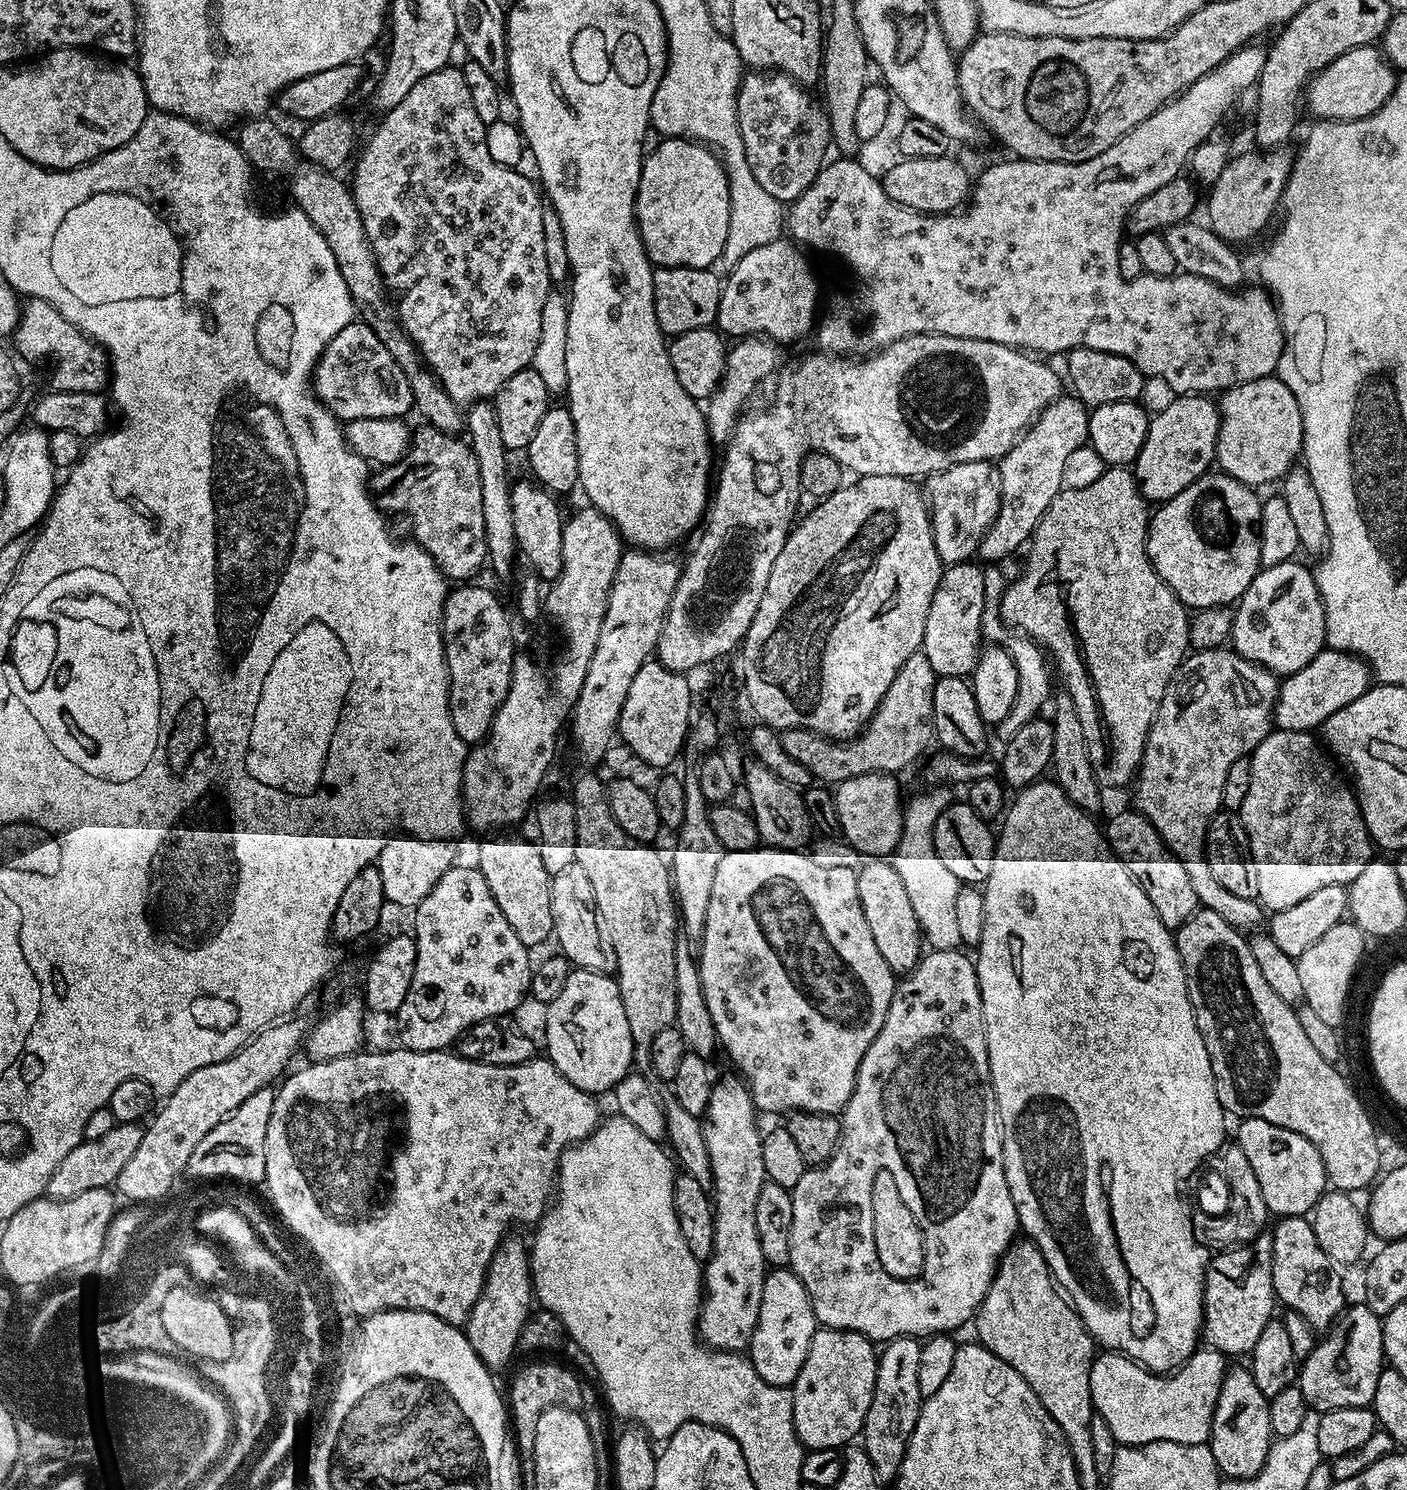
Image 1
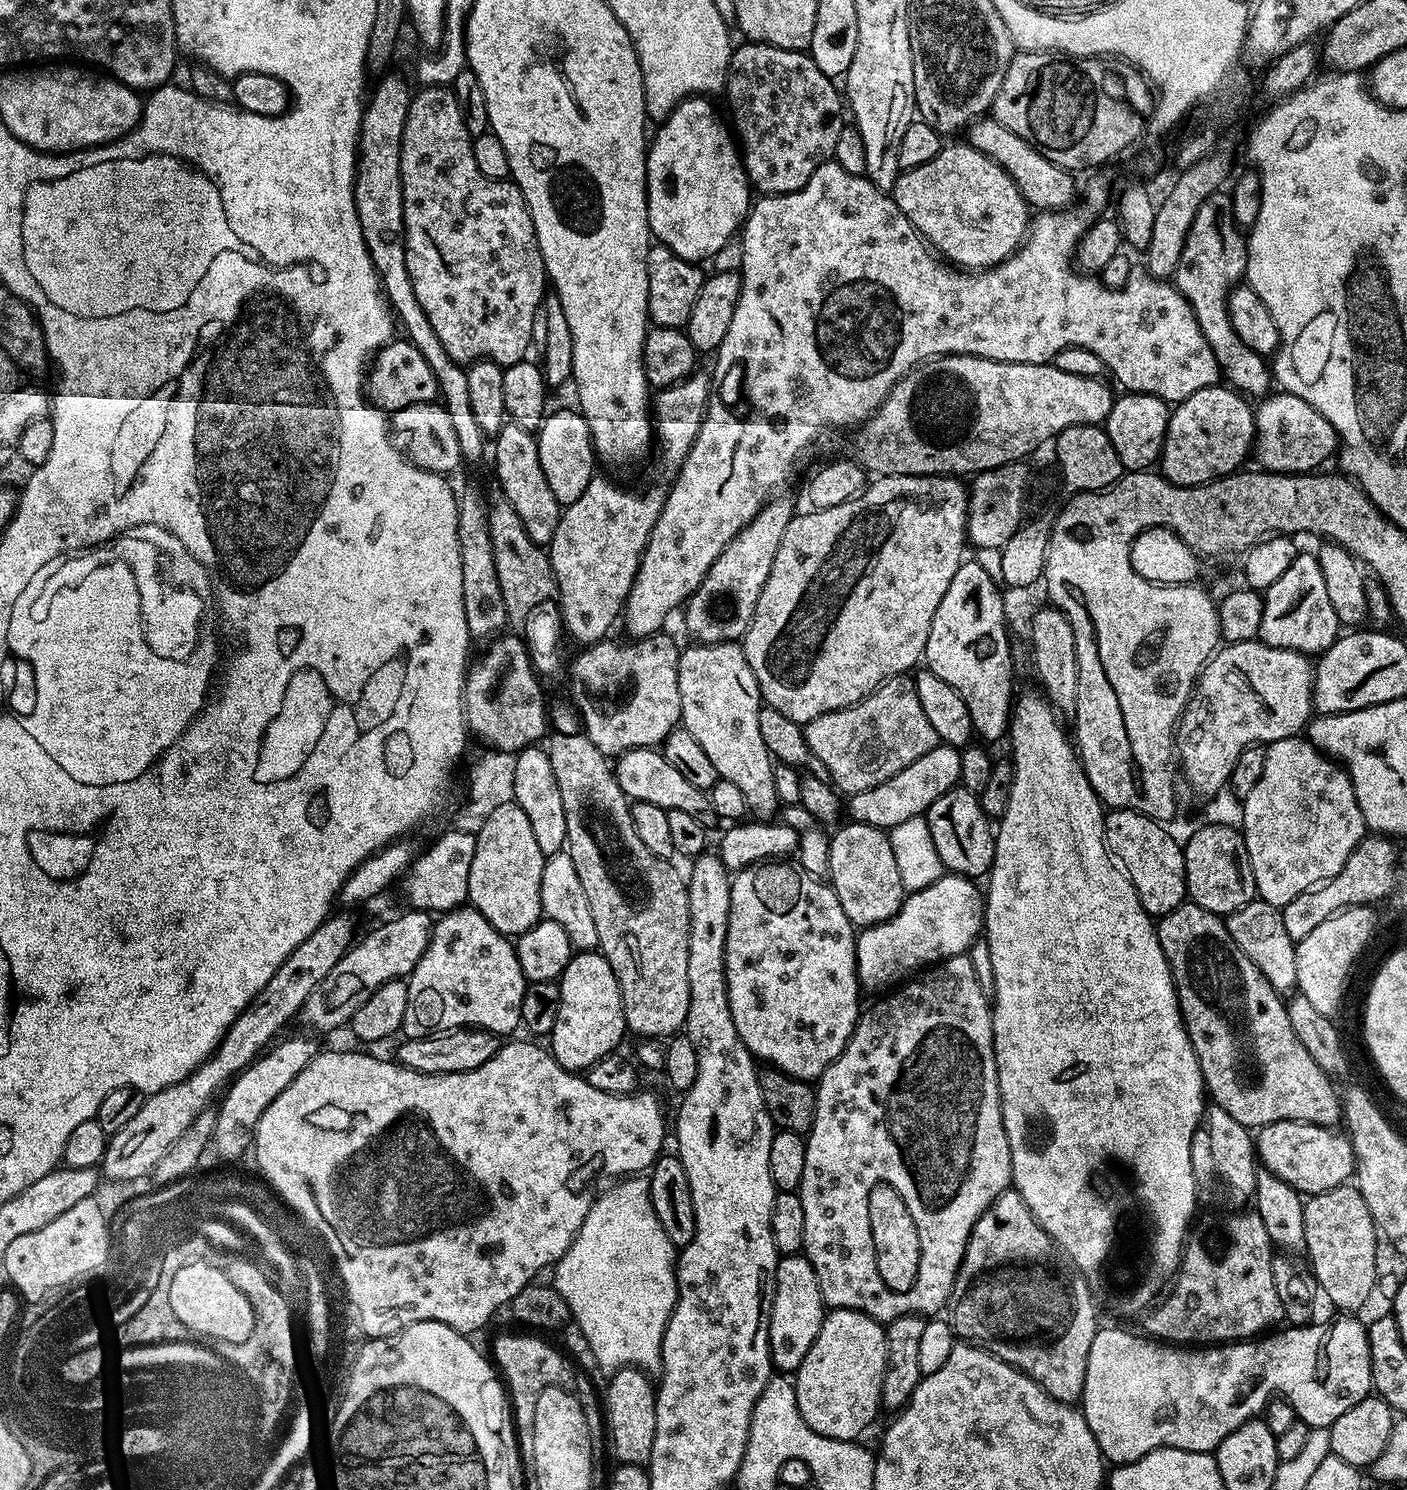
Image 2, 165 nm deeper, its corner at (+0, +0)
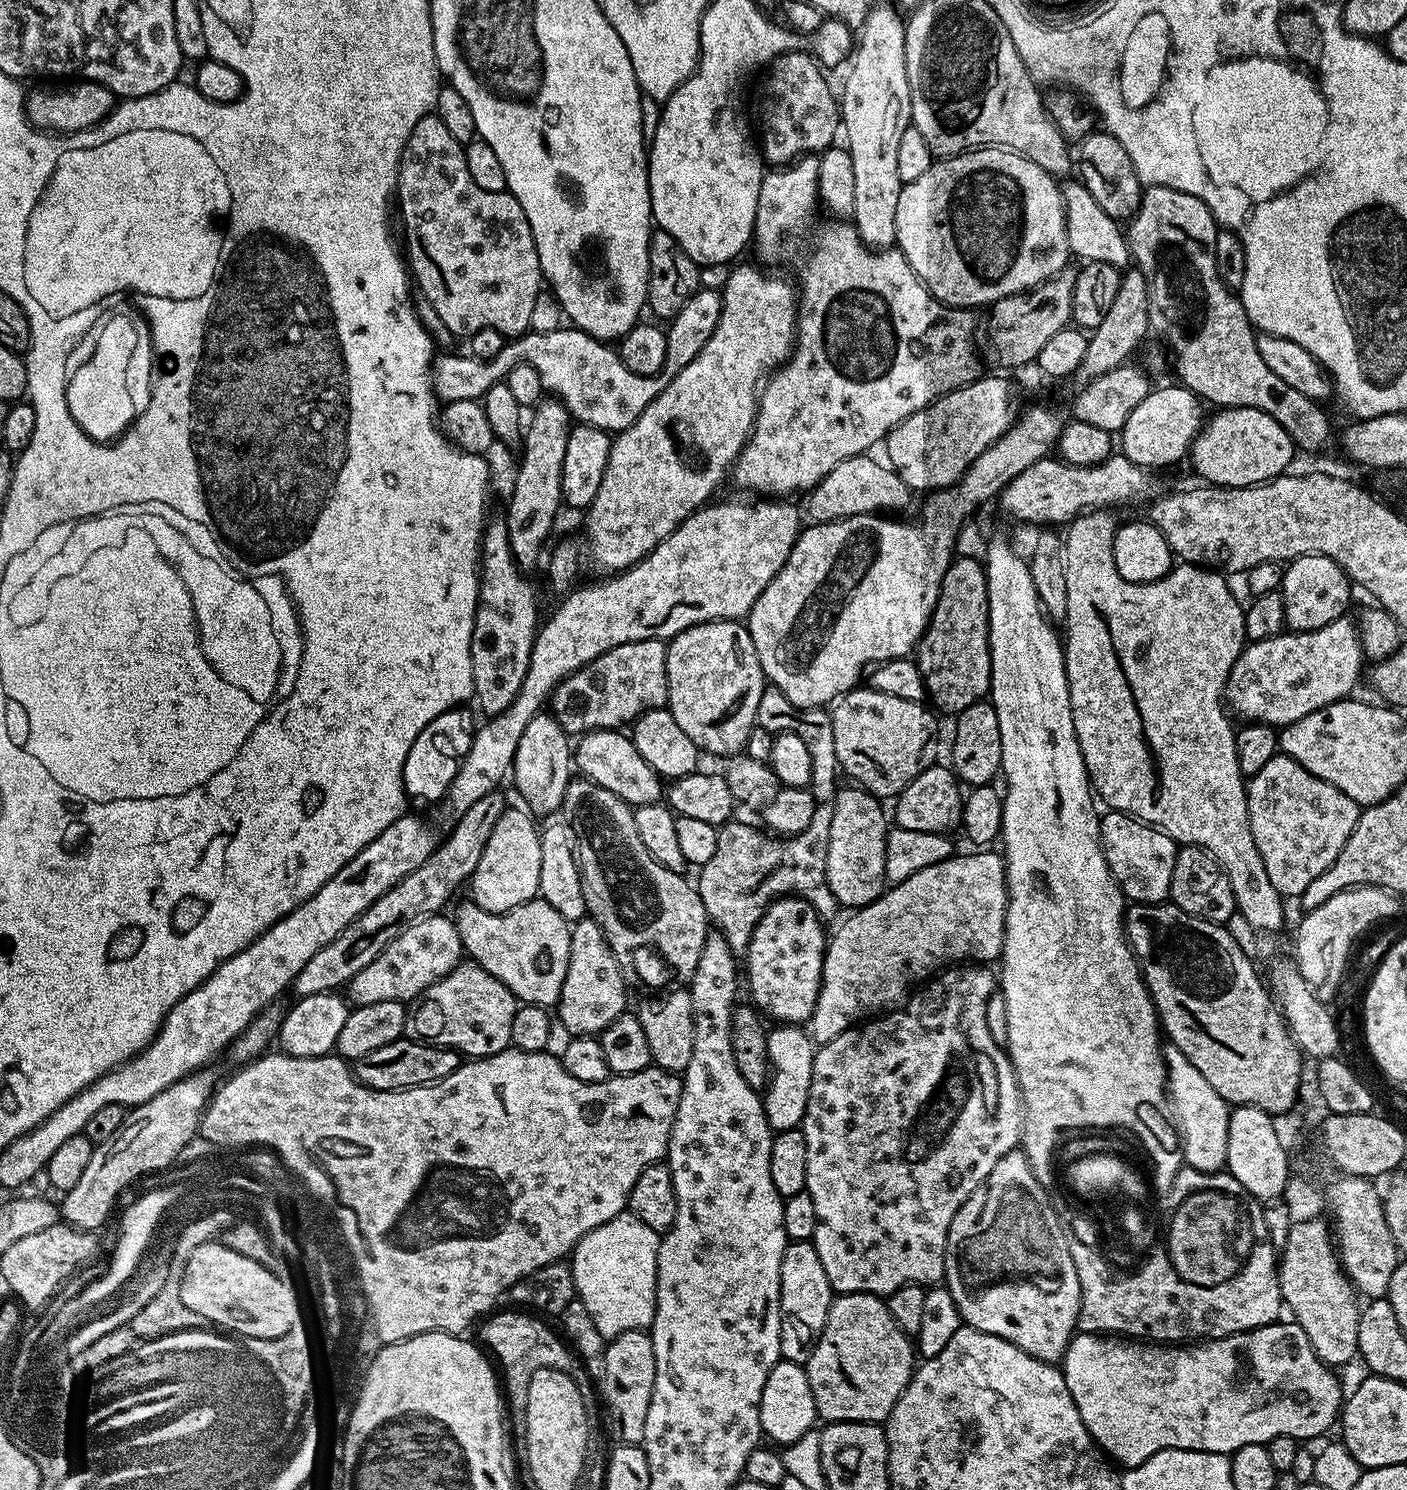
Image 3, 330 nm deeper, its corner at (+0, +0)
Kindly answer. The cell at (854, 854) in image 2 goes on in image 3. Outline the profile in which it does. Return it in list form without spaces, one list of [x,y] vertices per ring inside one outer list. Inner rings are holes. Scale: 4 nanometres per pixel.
[[[859,786],[841,787],[836,793],[834,805],[834,822],[830,822],[830,846],[826,850],[826,882],[830,886],[830,894],[834,894],[837,905],[841,909],[855,910],[883,896],[886,891],[886,842],[890,831],[890,820],[884,817],[884,808],[879,799]]]

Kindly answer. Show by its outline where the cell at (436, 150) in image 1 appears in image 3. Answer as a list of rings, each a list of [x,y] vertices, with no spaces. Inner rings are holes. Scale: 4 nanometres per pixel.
[[[429,114],[414,126],[410,138],[400,155],[400,173],[396,176],[395,199],[400,199],[400,216],[404,219],[404,236],[408,239],[408,252],[406,248],[406,260],[410,265],[411,275],[414,277],[414,284],[420,287],[419,295],[438,310],[438,318],[446,322],[446,330],[450,330],[453,337],[470,338],[478,330],[483,328],[493,328],[498,330],[506,338],[523,336],[529,331],[531,326],[531,314],[534,309],[535,299],[542,293],[542,277],[540,275],[540,263],[538,262],[538,250],[534,246],[534,234],[530,230],[530,222],[526,222],[526,214],[522,206],[515,200],[511,192],[491,192],[482,190],[482,186],[474,183],[474,178],[470,178],[470,170],[466,170],[466,154],[464,145],[458,142],[458,138],[450,135],[450,130],[440,121],[435,114]]]

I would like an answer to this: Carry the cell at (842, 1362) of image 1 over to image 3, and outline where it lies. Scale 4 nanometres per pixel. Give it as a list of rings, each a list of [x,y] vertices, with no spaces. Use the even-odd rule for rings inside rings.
[[[845,1292],[837,1295],[826,1318],[826,1330],[822,1330],[822,1338],[818,1338],[818,1346],[814,1346],[814,1354],[810,1354],[806,1365],[817,1417],[833,1424],[880,1424],[887,1421],[898,1398],[912,1381],[912,1373],[917,1364],[918,1352],[913,1341],[900,1329],[898,1322],[890,1314],[887,1303],[881,1297],[871,1296],[868,1292]]]

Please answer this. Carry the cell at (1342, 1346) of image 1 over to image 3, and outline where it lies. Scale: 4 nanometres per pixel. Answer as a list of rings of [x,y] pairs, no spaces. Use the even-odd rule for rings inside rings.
[[[1277,1322],[1255,1328],[1252,1332],[1239,1332],[1228,1336],[1225,1340],[1210,1340],[1196,1342],[1191,1346],[1165,1346],[1160,1342],[1141,1342],[1136,1338],[1109,1338],[1104,1334],[1077,1334],[1068,1343],[1062,1361],[1062,1371],[1066,1378],[1066,1386],[1074,1398],[1074,1406],[1078,1406],[1078,1414],[1082,1414],[1082,1422],[1086,1422],[1088,1432],[1101,1449],[1117,1465],[1124,1464],[1125,1469],[1137,1468],[1146,1458],[1158,1454],[1164,1448],[1178,1450],[1194,1450],[1195,1452],[1222,1452],[1231,1454],[1242,1446],[1251,1444],[1268,1445],[1274,1438],[1289,1436],[1295,1440],[1305,1442],[1315,1435],[1322,1435],[1337,1423],[1342,1411],[1342,1401],[1345,1399],[1345,1389],[1340,1389],[1340,1380],[1333,1369],[1322,1363],[1318,1354],[1310,1346],[1306,1334],[1295,1322]]]

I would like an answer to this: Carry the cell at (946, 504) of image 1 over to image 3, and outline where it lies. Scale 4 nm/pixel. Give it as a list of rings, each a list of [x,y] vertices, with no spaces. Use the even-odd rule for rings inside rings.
[[[1112,454],[1094,465],[1074,465],[1061,458],[1049,458],[1022,470],[1022,474],[1000,492],[998,505],[1010,519],[1021,520],[1024,524],[1068,526],[1078,516],[1108,510],[1104,508],[1112,508],[1115,504],[1147,501],[1153,495],[1152,480],[1148,476],[1151,476],[1149,469],[1140,468],[1122,454]]]

